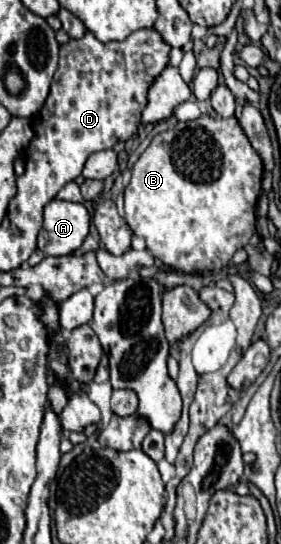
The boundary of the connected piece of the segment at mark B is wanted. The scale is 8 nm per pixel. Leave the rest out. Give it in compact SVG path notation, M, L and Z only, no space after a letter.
M199 117L197 121L189 121L189 123L177 123L173 129L163 131L159 135L153 137L151 145L147 147L147 151L139 157L139 161L133 167L133 177L131 183L125 187L125 219L131 227L131 231L139 237L145 239L147 243L147 251L161 259L167 267L179 271L179 273L203 273L203 271L217 271L229 265L233 253L241 247L245 247L255 231L255 223L257 223L257 215L255 215L255 205L259 199L259 191L261 191L261 173L263 173L263 163L259 153L251 147L249 139L245 137L243 129L239 127L237 119L211 119L211 117Z

